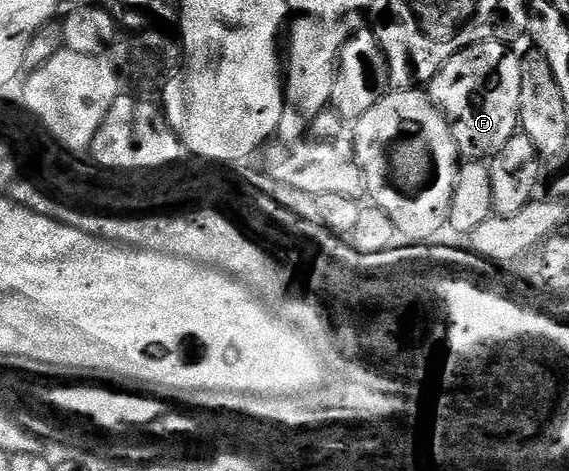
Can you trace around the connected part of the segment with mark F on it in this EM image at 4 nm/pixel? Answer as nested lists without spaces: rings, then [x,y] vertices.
[[[484,41],[468,45],[459,51],[427,86],[427,92],[437,110],[445,116],[447,127],[457,144],[457,152],[470,161],[491,159],[519,131],[519,83],[521,82],[521,57],[509,53],[510,46],[500,41]]]

